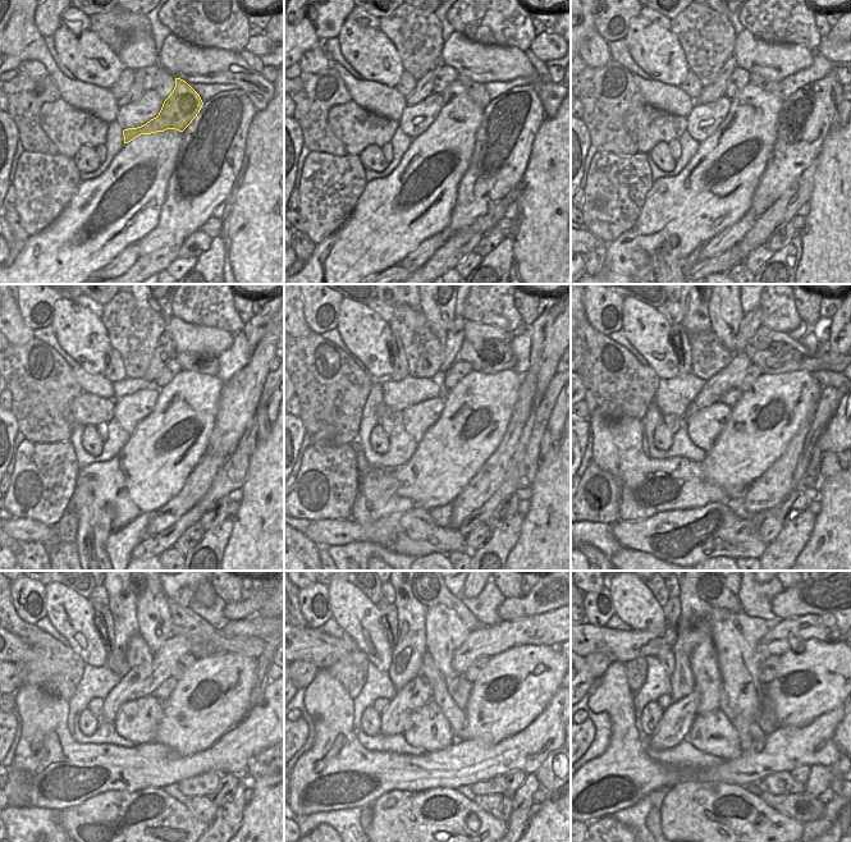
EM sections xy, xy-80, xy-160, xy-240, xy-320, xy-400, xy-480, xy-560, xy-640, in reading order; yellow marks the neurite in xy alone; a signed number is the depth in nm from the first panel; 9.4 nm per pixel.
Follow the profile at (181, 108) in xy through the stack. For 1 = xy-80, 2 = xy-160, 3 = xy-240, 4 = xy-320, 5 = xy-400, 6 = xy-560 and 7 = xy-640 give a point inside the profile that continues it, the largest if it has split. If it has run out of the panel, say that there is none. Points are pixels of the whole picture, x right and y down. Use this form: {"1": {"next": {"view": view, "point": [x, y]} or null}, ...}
{"1": {"next": {"view": "xy-80", "point": [476, 91]}}, "2": {"next": {"view": "xy-160", "point": [755, 79]}}, "3": {"next": {"view": "xy-240", "point": [206, 364]}}, "4": {"next": {"view": "xy-320", "point": [490, 356]}}, "5": {"next": {"view": "xy-400", "point": [773, 352]}}, "6": {"next": {"view": "xy-560", "point": [430, 596]}}, "7": {"next": {"view": "xy-640", "point": [719, 596]}}}

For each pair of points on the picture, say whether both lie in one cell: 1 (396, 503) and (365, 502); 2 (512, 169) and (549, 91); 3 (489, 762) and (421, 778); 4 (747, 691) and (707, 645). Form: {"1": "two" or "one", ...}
{"1": "one", "2": "two", "3": "one", "4": "two"}

